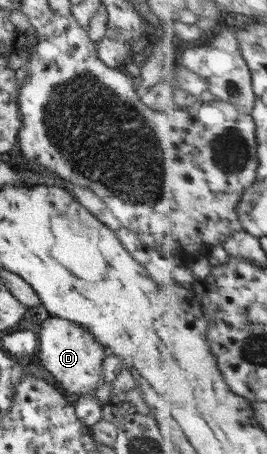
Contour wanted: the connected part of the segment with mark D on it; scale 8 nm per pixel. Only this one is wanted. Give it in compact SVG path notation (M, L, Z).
M50 316L40 323L37 343L37 362L52 375L55 386L66 391L70 398L96 391L104 384L101 363L107 352L78 324Z

